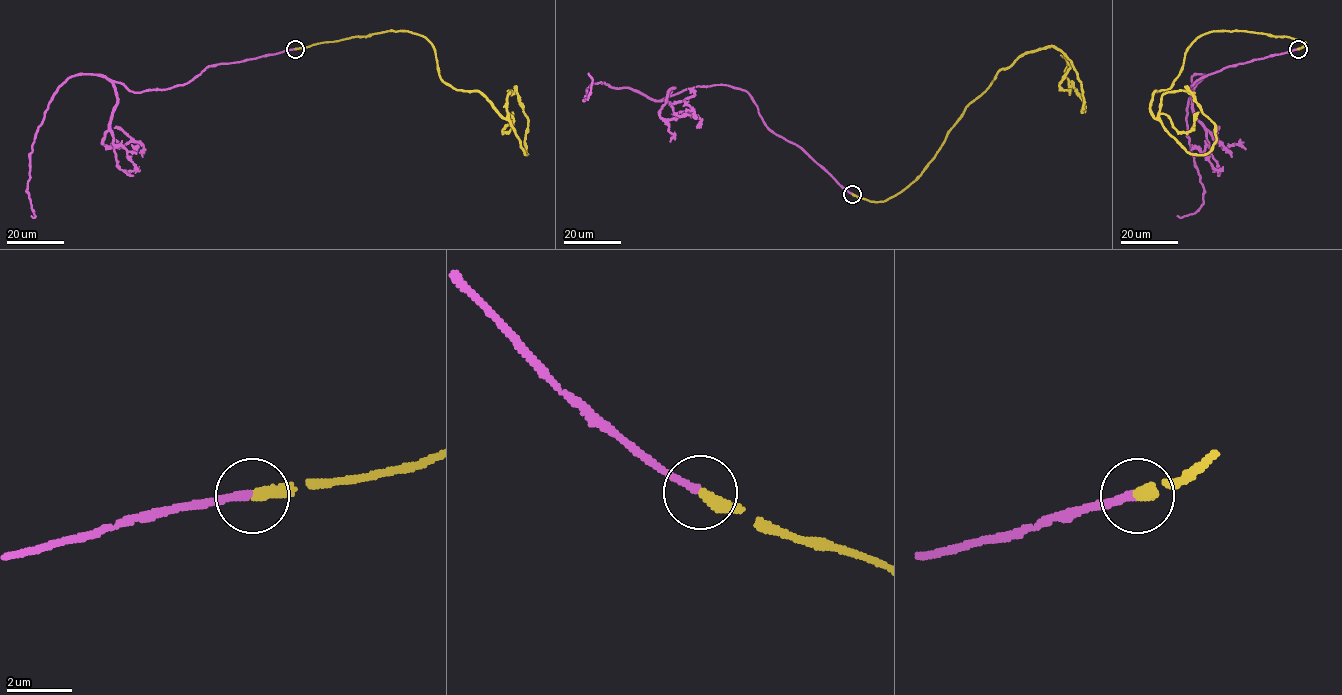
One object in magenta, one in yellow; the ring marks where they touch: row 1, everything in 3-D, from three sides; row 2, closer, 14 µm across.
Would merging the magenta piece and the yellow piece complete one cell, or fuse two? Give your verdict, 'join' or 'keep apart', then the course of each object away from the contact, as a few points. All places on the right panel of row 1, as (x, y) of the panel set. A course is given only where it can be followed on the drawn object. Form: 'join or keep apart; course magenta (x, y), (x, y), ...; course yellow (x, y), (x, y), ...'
join; course magenta (1298, 49), (1202, 76), (1188, 89), (1191, 92), (1204, 76), (1192, 76), (1187, 132), (1203, 204), (1177, 215); course yellow (1298, 49), (1306, 43), (1246, 31), (1212, 31), (1188, 48), (1150, 112), (1206, 154), (1215, 124), (1185, 86)

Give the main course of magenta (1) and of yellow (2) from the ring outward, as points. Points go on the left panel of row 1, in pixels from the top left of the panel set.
1: (295, 49), (213, 64), (168, 89), (135, 92), (103, 76), (70, 76), (32, 147), (31, 215)
2: (295, 49), (386, 31), (423, 36), (444, 81), (479, 91), (510, 123), (527, 154), (528, 118), (514, 86)

